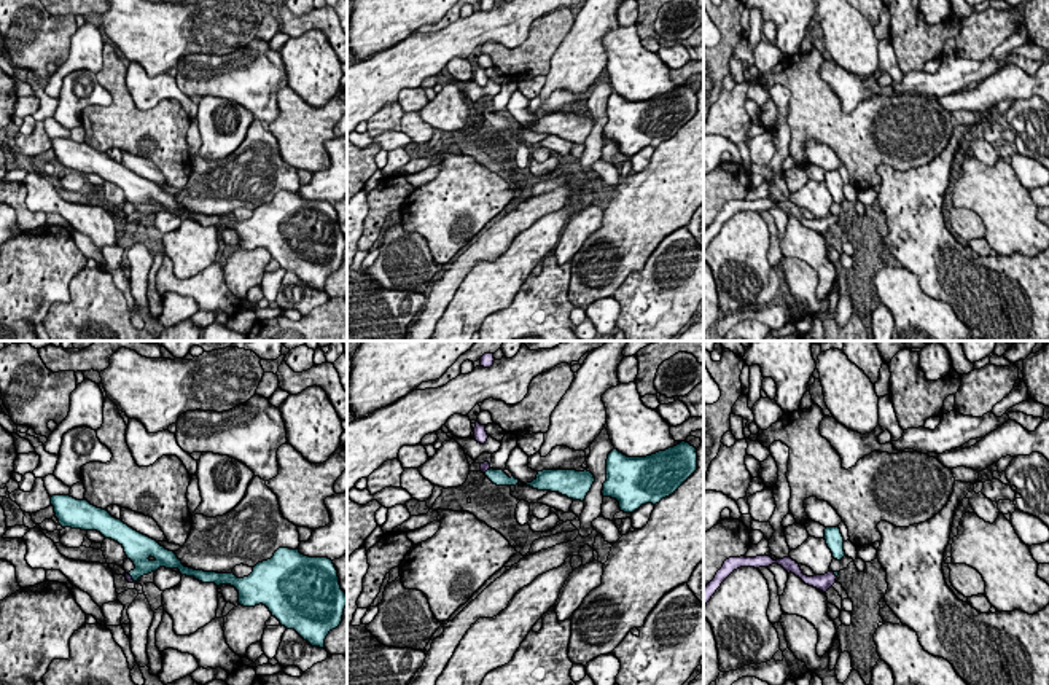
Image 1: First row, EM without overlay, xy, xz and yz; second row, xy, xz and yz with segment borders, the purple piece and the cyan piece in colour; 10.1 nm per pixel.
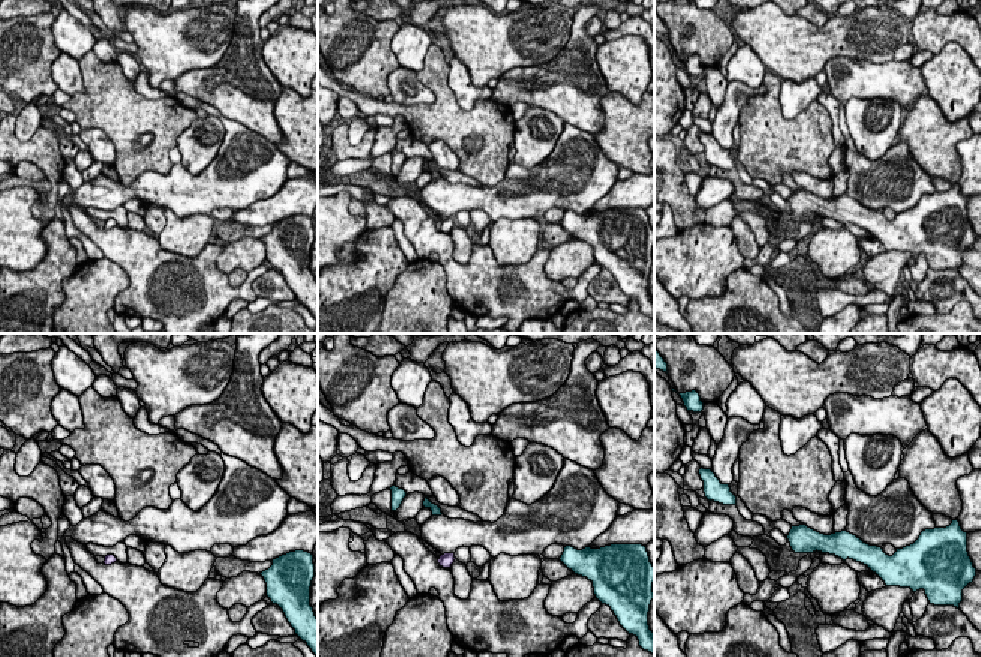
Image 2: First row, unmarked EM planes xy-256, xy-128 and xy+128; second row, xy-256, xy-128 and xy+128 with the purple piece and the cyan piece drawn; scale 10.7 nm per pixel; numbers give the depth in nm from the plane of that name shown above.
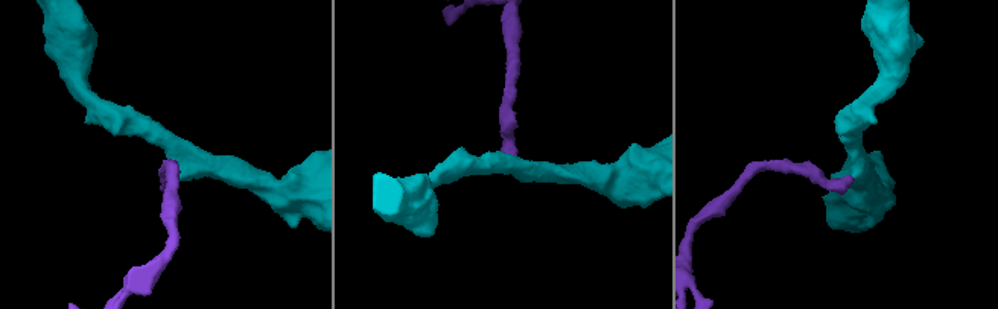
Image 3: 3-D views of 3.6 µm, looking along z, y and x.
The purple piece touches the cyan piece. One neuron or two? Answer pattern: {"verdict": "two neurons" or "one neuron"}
{"verdict": "one neuron"}

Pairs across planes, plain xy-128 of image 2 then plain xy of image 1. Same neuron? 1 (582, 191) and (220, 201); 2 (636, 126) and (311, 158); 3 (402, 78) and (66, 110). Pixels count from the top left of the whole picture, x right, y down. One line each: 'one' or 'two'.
1: one
2: one
3: one

